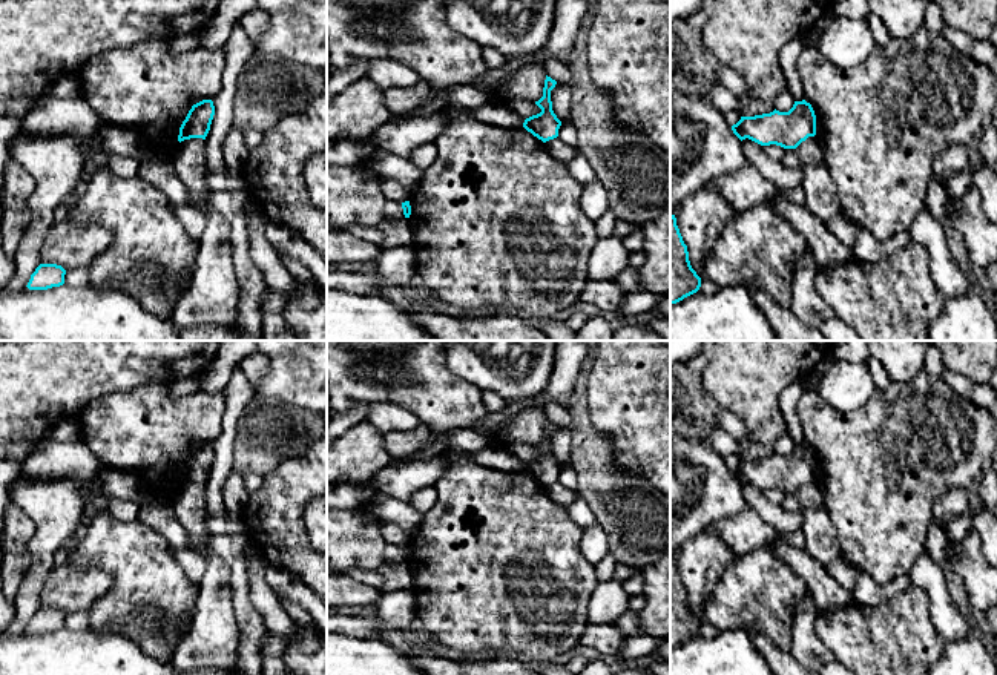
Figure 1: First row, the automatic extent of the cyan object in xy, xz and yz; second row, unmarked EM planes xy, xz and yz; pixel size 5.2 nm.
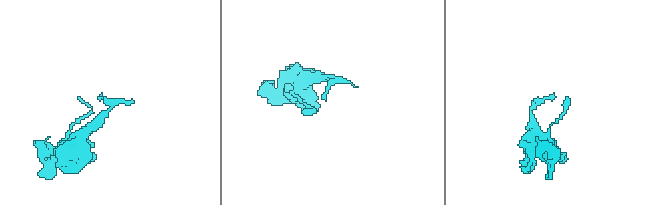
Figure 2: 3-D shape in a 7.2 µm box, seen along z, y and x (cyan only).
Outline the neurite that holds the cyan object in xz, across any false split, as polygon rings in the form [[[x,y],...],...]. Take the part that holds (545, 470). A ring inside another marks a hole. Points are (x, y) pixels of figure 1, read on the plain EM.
[[[546,419],[543,440],[535,445],[541,456],[526,462],[523,471],[541,483],[555,503],[568,506],[578,497],[578,494],[557,482],[561,465],[552,454],[551,434],[555,428],[557,425]]]

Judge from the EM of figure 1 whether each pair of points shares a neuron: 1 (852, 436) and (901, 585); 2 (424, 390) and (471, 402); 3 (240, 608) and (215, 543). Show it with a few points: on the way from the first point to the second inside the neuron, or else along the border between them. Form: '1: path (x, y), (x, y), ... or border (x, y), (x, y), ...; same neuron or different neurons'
1: border (905, 574), (893, 582); different neurons
2: path (436, 396), (444, 402), (459, 402); same neuron
3: path (240, 591), (238, 565), (232, 559); same neuron

